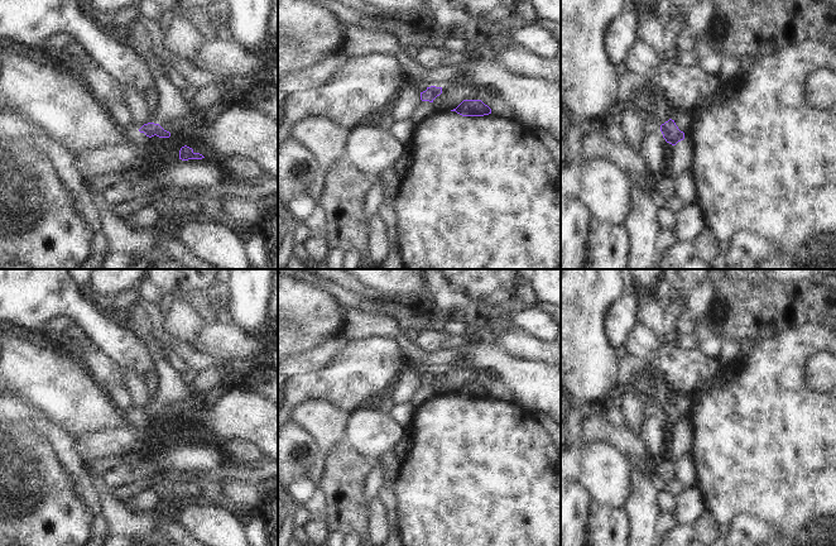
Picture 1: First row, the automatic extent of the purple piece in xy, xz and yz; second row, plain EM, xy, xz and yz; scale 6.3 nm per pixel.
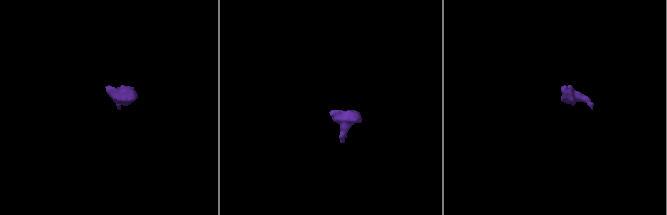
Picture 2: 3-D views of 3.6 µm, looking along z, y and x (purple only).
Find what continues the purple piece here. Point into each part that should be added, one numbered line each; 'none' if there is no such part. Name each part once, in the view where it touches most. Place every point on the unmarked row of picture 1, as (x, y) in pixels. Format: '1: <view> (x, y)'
1: xy (133, 381)

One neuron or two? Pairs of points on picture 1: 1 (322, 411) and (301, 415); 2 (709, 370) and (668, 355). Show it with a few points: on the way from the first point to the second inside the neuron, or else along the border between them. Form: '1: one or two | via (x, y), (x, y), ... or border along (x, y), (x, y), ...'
1: one | via (317, 415), (306, 415)
2: one | via (698, 370), (690, 370), (678, 364)

